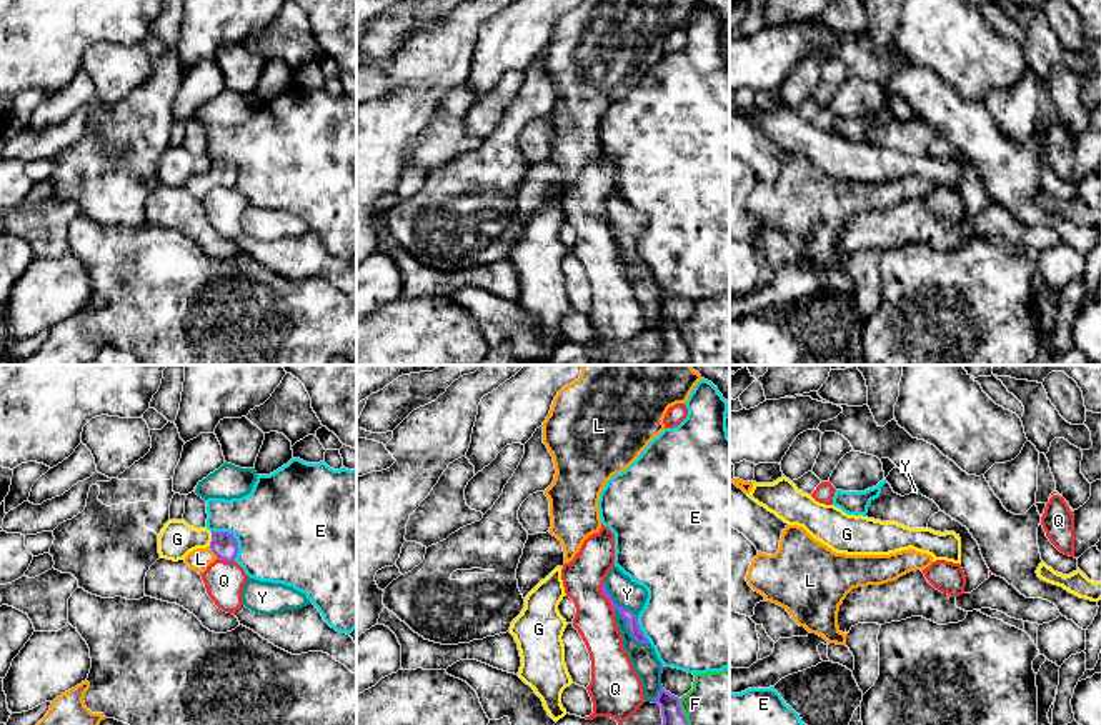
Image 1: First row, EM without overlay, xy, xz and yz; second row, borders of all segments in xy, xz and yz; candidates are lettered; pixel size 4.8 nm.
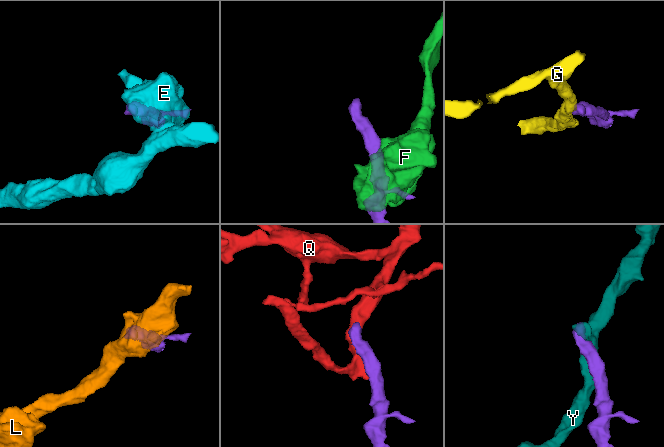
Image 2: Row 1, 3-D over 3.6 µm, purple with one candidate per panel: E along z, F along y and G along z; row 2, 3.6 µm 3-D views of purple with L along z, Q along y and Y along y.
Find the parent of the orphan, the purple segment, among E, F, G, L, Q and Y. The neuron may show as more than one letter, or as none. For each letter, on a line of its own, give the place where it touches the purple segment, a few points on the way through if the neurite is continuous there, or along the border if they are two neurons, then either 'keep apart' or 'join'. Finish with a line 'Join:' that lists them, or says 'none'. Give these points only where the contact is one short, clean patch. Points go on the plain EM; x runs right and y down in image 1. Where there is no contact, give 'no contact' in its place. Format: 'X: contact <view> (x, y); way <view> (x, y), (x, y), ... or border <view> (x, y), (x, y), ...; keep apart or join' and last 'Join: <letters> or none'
E: contact xy (235, 165); keep apart
F: contact xz (685, 345); keep apart
G: contact xy (212, 165); border xy (212, 159), (209, 172); keep apart
L: contact xy (212, 177); way xy (224, 172), (212, 177), (200, 185); join
Q: contact xz (603, 220); keep apart
Y: contact xz (622, 242); keep apart
Join: L

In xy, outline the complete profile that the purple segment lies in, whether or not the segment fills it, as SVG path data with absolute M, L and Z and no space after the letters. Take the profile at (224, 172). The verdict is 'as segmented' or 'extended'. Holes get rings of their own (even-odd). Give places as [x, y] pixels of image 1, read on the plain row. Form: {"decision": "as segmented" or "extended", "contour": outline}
{"decision": "extended", "contour": "M212 158L212 168L207 175L197 175L185 183L185 190L198 200L203 200L217 185L235 188L238 168L233 160Z"}

